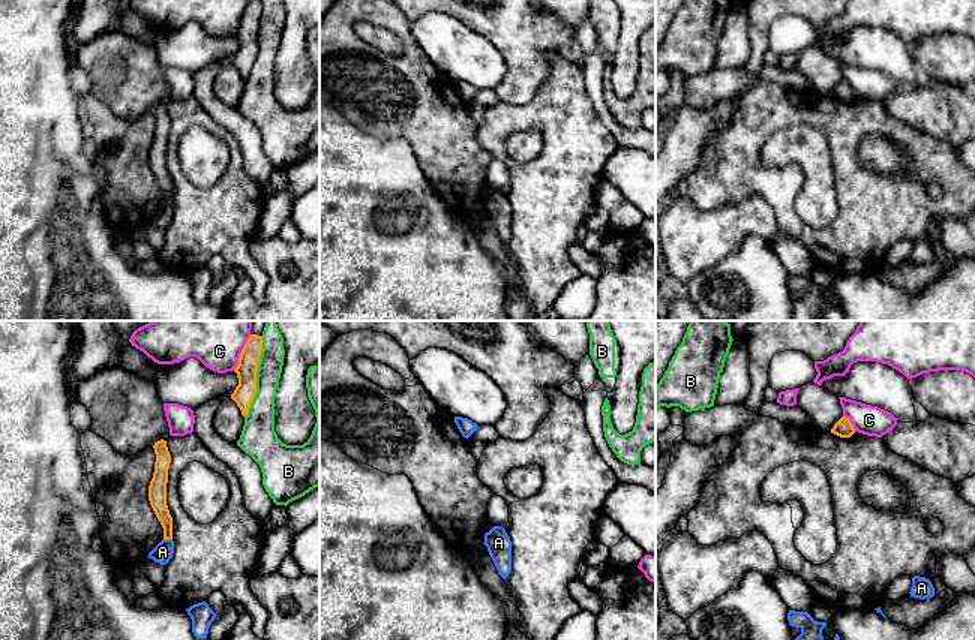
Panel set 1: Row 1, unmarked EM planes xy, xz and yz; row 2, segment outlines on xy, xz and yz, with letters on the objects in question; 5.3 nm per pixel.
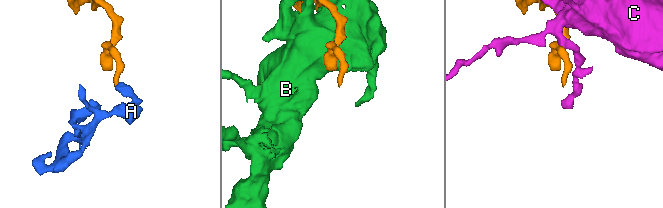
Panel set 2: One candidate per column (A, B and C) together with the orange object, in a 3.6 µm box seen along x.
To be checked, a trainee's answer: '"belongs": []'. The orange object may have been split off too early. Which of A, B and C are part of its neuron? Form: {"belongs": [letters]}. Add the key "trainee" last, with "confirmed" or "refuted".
{"belongs": [], "trainee": "confirmed"}

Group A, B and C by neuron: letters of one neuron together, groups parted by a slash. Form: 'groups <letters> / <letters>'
groups A / B / C

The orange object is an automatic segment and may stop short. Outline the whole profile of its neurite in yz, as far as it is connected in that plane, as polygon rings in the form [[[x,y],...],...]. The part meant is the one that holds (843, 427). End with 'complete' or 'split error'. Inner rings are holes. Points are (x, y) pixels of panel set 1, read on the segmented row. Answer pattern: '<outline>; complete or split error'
[[[844,415],[834,424],[831,429],[831,433],[840,436],[840,438],[850,438],[855,433],[855,429],[849,418]]]; complete

